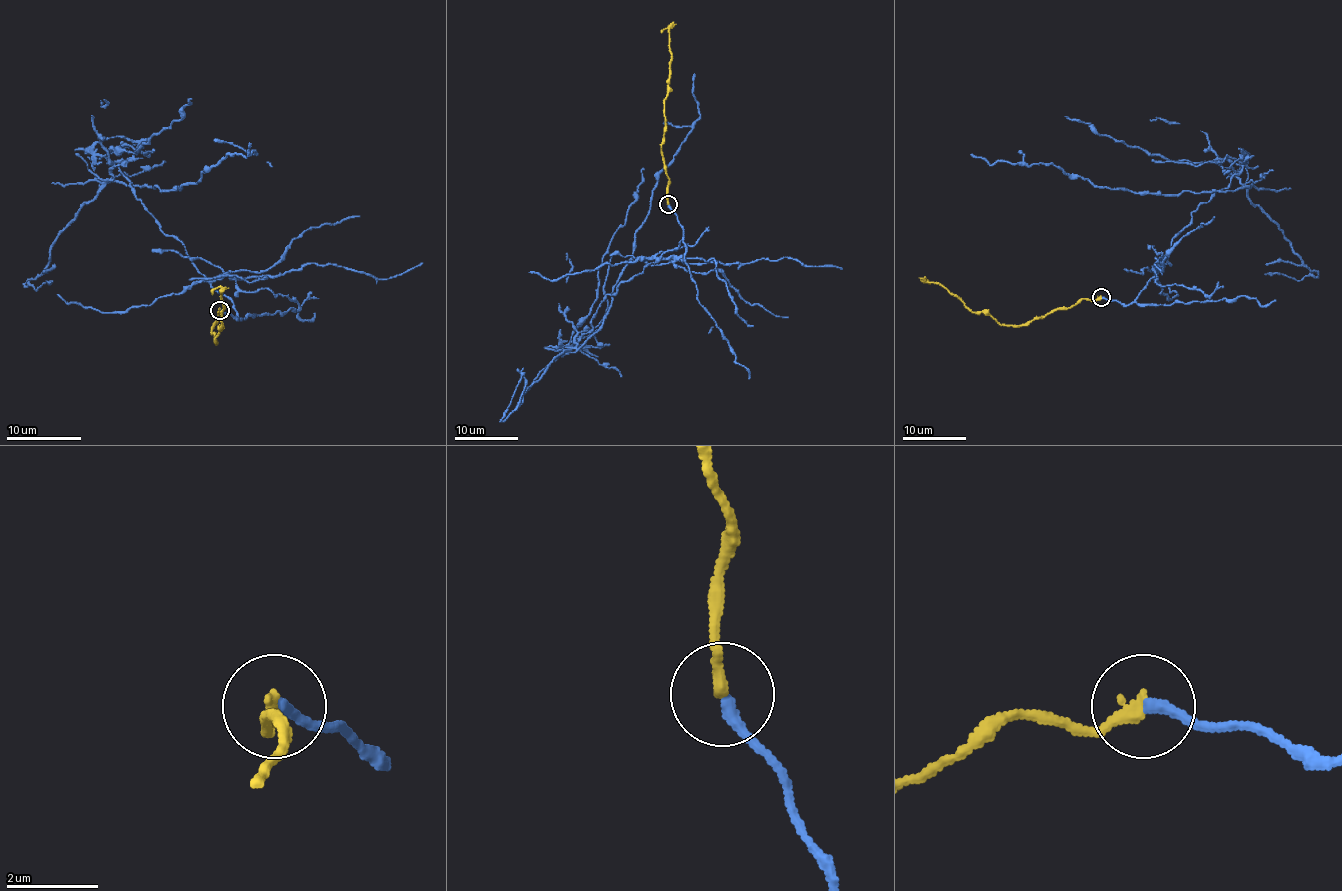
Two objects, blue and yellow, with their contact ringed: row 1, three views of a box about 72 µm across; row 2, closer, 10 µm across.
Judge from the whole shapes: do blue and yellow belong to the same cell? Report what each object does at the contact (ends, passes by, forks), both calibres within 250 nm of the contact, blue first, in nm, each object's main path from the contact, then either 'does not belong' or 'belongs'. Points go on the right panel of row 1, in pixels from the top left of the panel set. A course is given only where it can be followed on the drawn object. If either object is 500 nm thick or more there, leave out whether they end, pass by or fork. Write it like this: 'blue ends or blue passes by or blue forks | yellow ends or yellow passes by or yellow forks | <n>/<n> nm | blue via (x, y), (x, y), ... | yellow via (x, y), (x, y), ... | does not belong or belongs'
blue ends | yellow ends | 280/280 nm | blue via (1101, 298), (1130, 304), (1192, 214), (1230, 190), (1133, 193), (1095, 187), (1055, 164), (988, 164), (971, 155) | yellow via (1101, 298), (1077, 301), (1021, 325), (999, 325), (990, 315), (972, 312), (940, 285), (918, 277) | does not belong

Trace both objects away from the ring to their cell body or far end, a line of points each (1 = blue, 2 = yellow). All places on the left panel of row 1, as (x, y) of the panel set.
1: (219, 311), (237, 318), (228, 298), (130, 186), (176, 190), (226, 155), (256, 153), (248, 155), (250, 144)
2: (219, 311), (221, 314), (211, 327), (215, 342), (221, 327), (221, 292), (226, 286)

